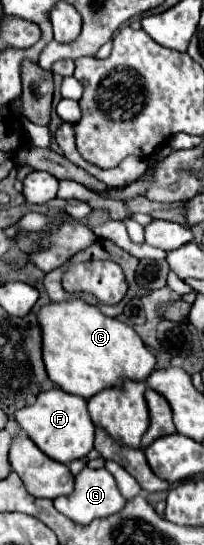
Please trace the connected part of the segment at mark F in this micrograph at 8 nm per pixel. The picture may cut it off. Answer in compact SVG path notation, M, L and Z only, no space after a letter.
M62 389L42 391L36 403L26 405L16 411L16 421L30 435L30 439L52 459L60 463L70 463L72 459L82 459L94 449L94 423L86 411L86 399L78 395L64 393Z

